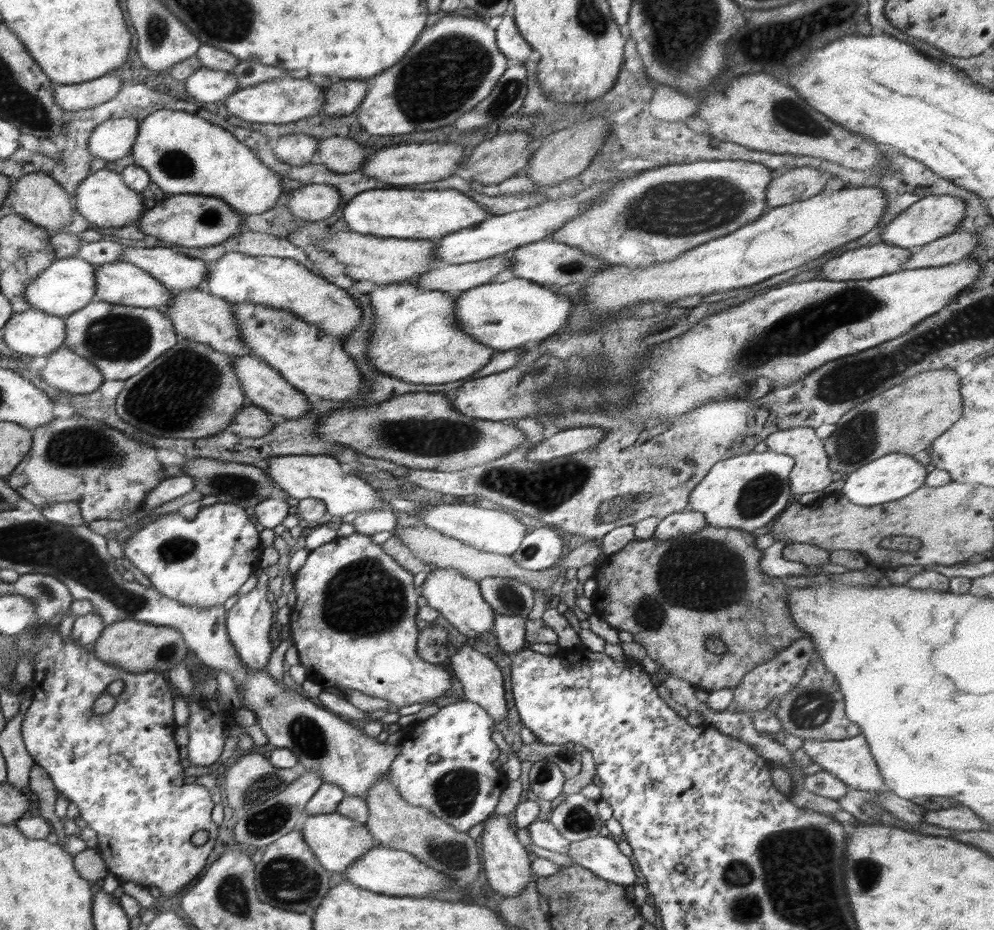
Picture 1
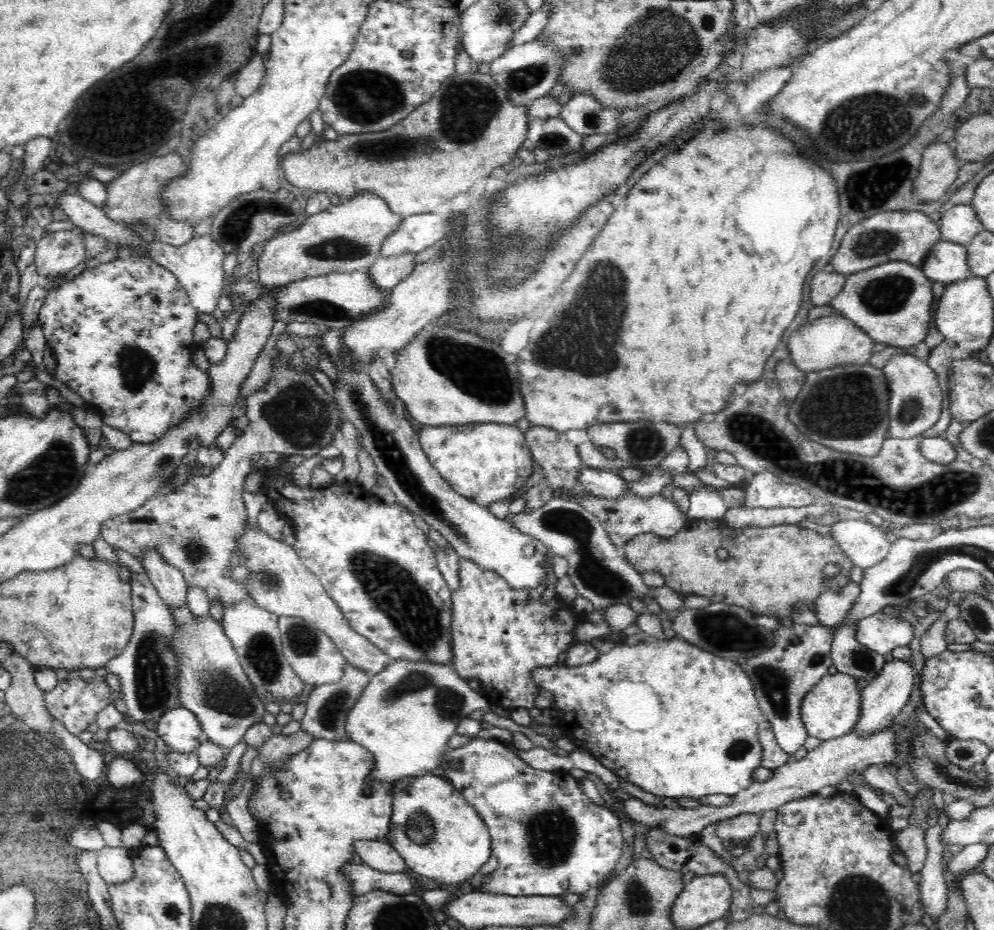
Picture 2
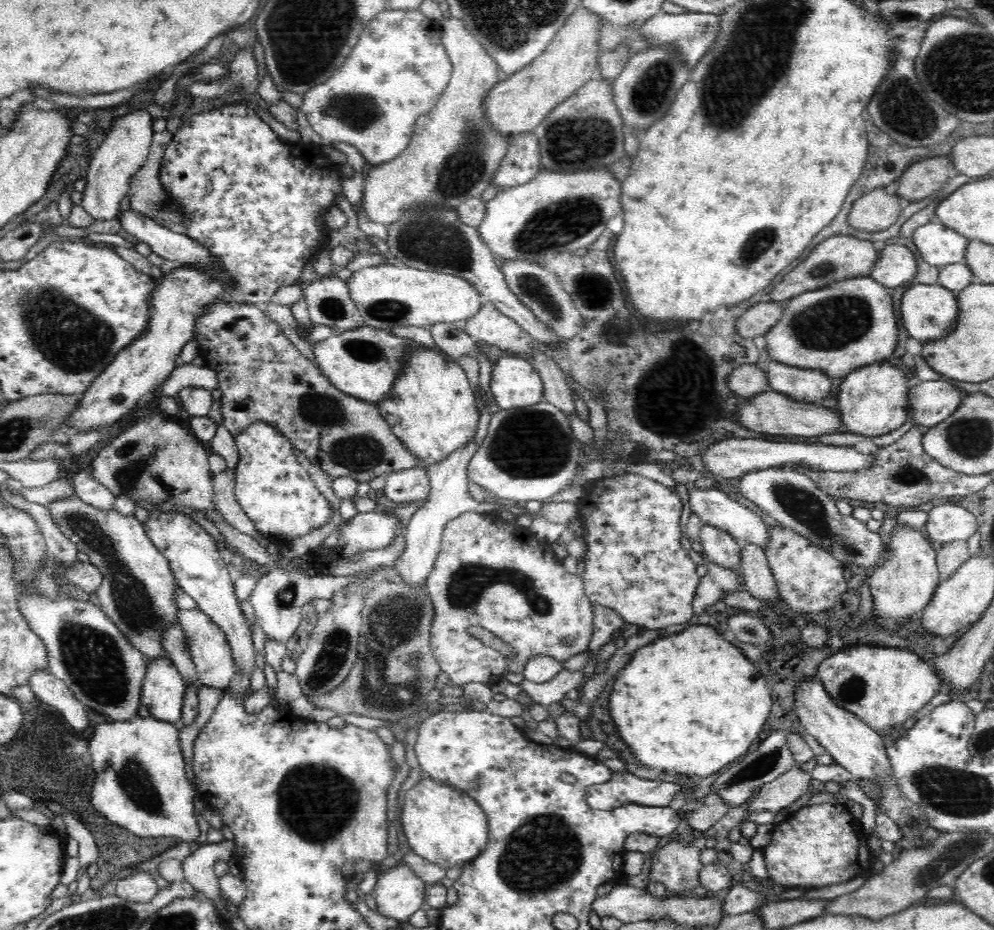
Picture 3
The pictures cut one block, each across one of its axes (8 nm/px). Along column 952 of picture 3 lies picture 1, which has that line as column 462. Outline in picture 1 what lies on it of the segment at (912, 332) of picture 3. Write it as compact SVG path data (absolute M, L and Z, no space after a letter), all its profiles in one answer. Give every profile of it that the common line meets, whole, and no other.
M514 277L506 282L490 282L469 288L456 294L455 316L457 327L461 331L473 336L478 342L488 345L496 351L506 351L516 347L527 347L538 344L542 340L558 337L558 330L564 327L568 318L572 316L574 302L566 294L559 294L545 285L539 285L534 281Z

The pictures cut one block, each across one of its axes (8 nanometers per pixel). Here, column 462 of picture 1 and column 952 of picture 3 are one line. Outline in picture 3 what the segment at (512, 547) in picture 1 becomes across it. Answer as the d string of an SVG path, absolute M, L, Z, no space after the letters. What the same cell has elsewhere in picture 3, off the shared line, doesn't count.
M940 504L929 510L922 530L939 547L956 540L967 541L972 534L976 534L977 522L968 510L958 504Z

